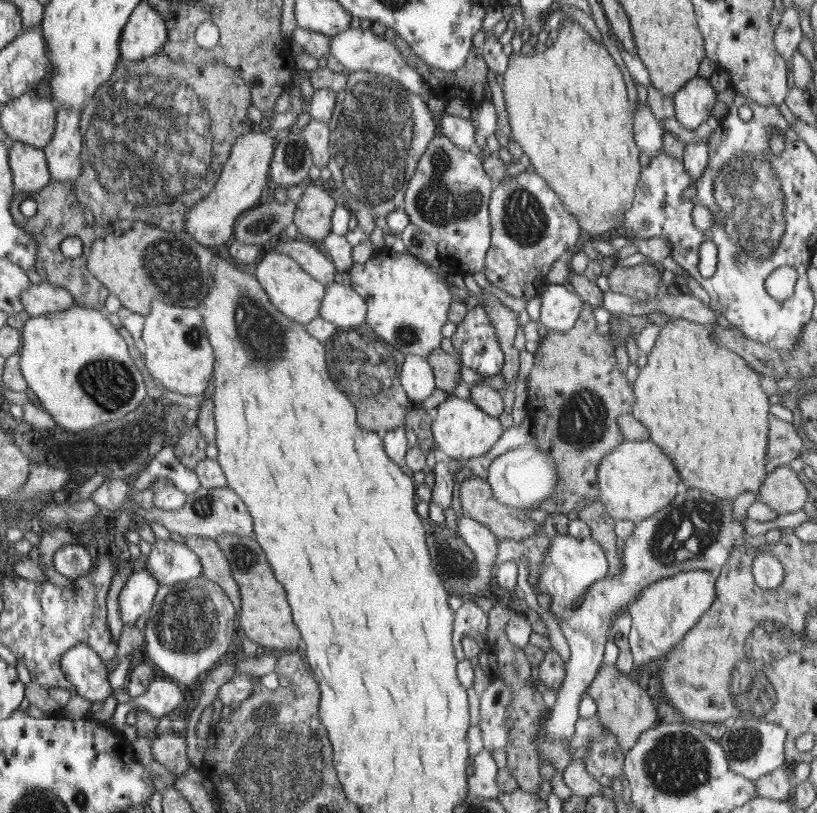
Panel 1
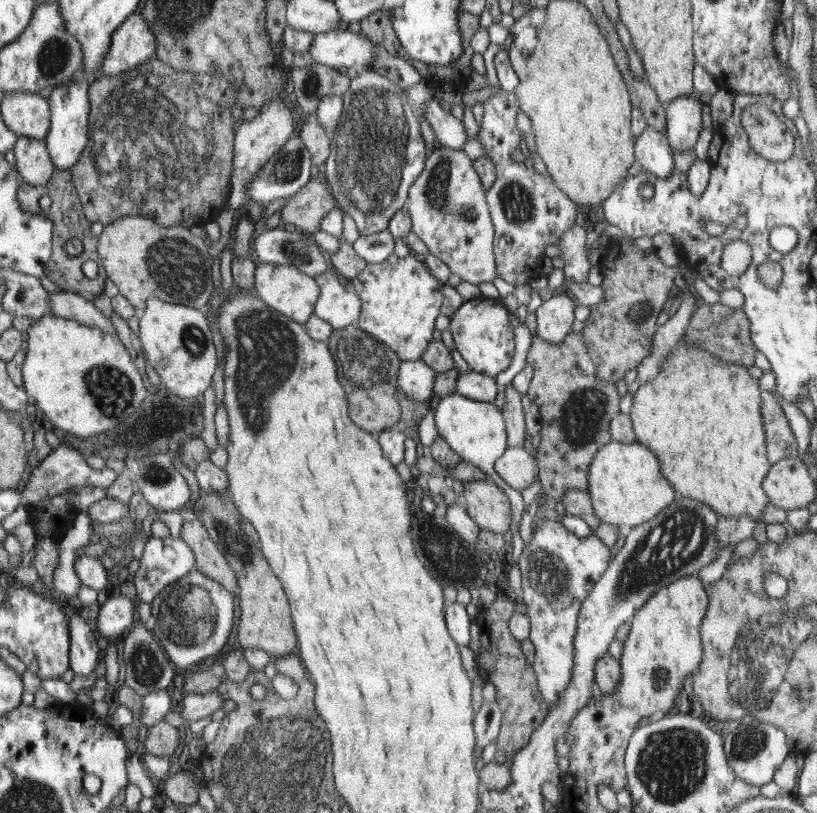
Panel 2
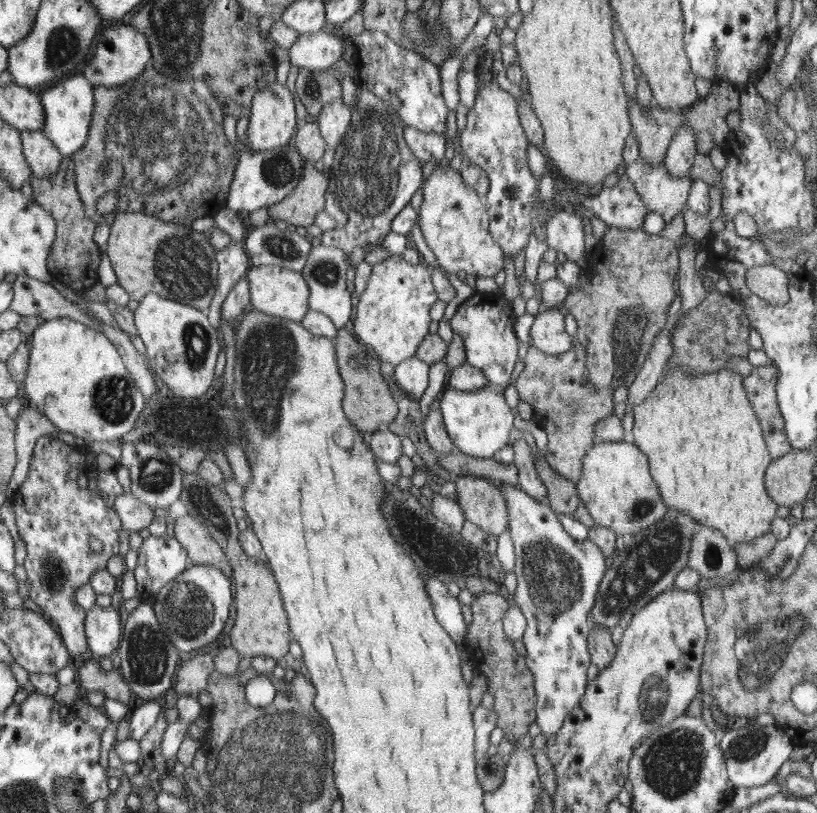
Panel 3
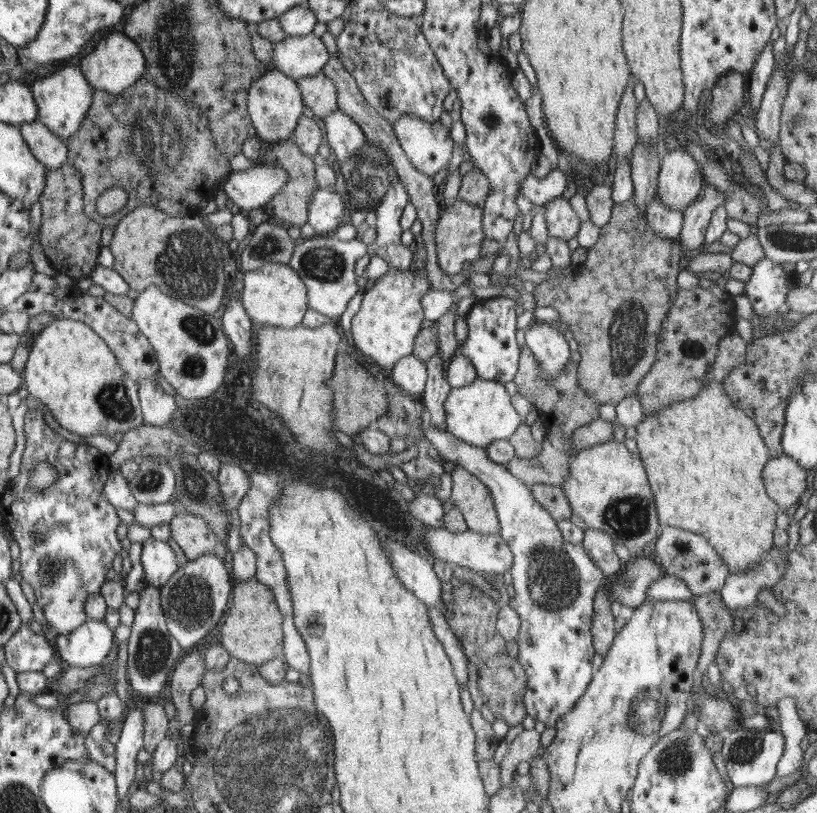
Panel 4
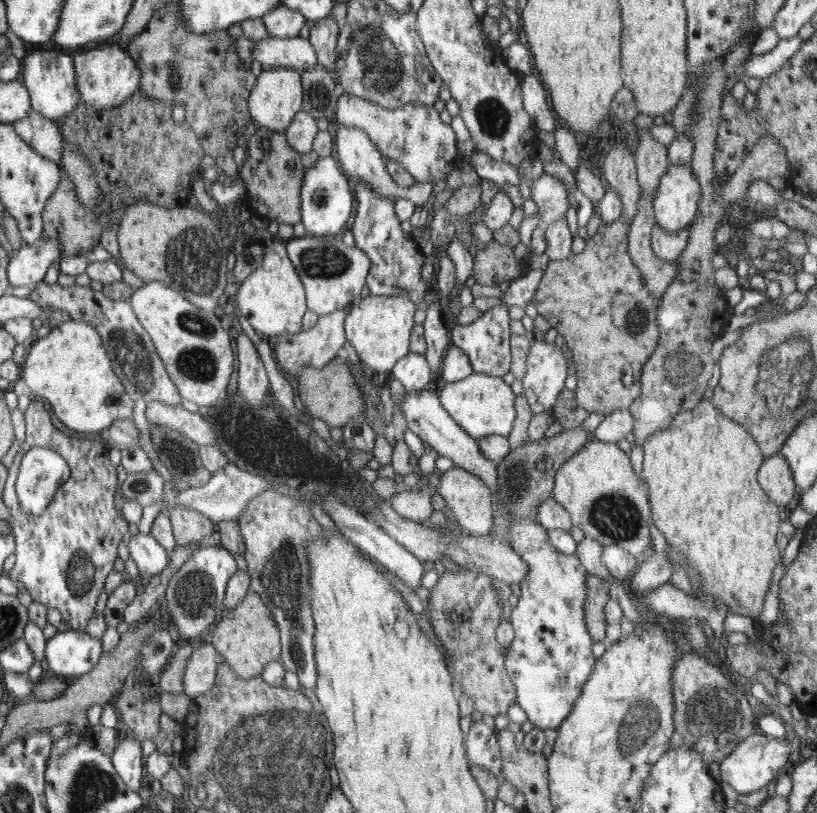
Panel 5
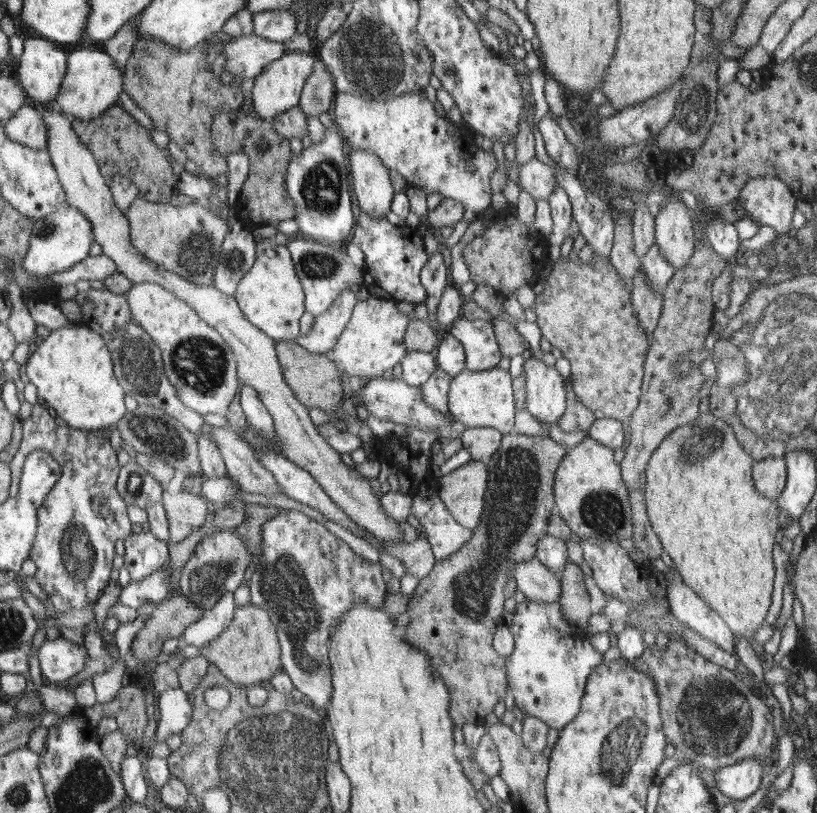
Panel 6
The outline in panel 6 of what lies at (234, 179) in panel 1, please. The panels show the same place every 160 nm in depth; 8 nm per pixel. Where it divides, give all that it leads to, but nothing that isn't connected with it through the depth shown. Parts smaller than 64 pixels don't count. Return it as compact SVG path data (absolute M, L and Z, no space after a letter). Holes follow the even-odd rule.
M294 50L285 54L280 60L271 62L262 73L257 74L252 88L252 100L260 118L272 120L280 113L298 106L300 92L303 92L304 82L307 82L307 78L313 73L314 66L312 56L308 56L304 51Z

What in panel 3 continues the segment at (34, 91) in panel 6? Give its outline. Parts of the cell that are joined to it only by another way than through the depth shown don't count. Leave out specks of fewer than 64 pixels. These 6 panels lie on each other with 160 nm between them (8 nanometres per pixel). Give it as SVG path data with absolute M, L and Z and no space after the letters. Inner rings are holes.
M81 72L73 74L72 78L64 79L64 82L56 86L45 88L42 92L42 103L46 111L46 120L44 121L42 131L66 157L72 155L83 148L88 140L88 128L91 128L90 118L93 117L92 104L95 104L95 98L92 98L92 85Z

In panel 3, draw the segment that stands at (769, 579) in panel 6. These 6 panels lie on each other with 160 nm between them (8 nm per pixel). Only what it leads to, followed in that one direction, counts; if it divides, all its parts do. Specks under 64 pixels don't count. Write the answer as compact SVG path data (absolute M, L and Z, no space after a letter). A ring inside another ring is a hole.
M676 369L676 371L672 371L672 373L666 373L666 375L660 379L656 388L652 391L652 394L650 394L644 402L634 406L634 426L629 435L631 441L634 442L650 460L651 475L659 487L659 492L660 495L663 496L664 504L667 504L670 510L676 508L676 510L688 512L688 516L695 518L695 521L702 527L708 526L714 530L719 530L733 549L737 544L752 542L768 534L771 530L771 522L774 520L774 517L776 517L776 509L778 508L772 501L772 498L768 497L767 490L765 489L765 472L772 458L763 437L761 424L752 408L750 399L747 397L747 391L743 389L743 378L742 375L725 370L717 372L716 374L706 375L686 373L684 369Z

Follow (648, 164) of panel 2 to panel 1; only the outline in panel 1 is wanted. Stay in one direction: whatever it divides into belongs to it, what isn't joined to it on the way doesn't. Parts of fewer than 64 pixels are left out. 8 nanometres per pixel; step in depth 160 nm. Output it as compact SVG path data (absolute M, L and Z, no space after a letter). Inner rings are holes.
M637 100L637 111L635 116L635 137L643 150L649 157L659 156L662 150L662 128L659 119L652 116L650 108Z

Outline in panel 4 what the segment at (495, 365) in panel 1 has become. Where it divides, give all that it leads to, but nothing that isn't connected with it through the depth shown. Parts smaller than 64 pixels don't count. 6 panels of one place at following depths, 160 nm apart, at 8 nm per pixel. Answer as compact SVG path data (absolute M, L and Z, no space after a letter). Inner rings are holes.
M510 298L477 300L466 315L469 331L459 353L472 362L478 377L506 384L519 373L520 348L516 344L516 312L514 312L516 306L517 303Z

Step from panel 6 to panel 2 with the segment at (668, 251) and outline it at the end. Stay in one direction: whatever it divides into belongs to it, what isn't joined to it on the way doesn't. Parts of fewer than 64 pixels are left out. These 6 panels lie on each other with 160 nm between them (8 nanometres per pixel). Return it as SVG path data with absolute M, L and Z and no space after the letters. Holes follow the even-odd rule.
M696 93L678 96L665 105L668 142L673 150L688 150L698 142L702 128L702 104Z

